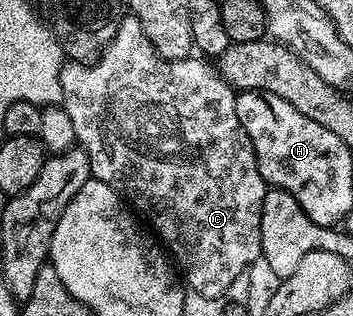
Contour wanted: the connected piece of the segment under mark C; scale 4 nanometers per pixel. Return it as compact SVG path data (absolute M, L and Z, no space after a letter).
M125 16L117 28L115 39L109 43L103 55L99 57L99 61L90 64L68 61L64 65L61 74L61 88L63 89L61 107L68 113L69 119L73 120L76 143L89 156L91 177L112 186L120 196L126 199L142 215L145 222L145 217L147 217L148 223L146 222L146 225L161 239L162 245L169 251L170 257L174 259L178 269L181 271L182 281L194 293L201 296L209 296L210 298L222 299L224 297L223 293L238 278L240 281L246 275L253 262L257 261L262 255L262 201L265 200L269 187L259 171L257 156L253 152L253 144L249 140L241 120L237 120L237 104L235 103L237 91L235 87L230 86L219 75L218 69L214 65L209 66L208 64L210 64L208 61L199 56L188 56L179 62L170 62L167 58L162 58L153 48L149 36L145 36L145 28L141 28L139 21L134 16Z

